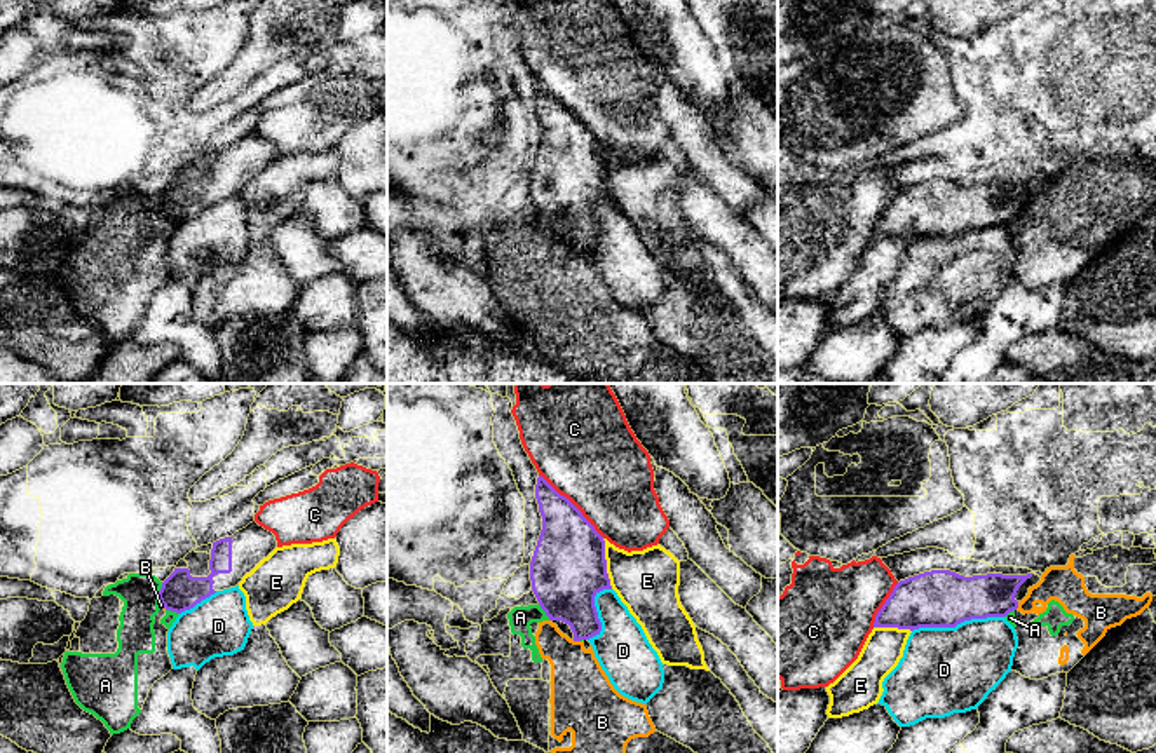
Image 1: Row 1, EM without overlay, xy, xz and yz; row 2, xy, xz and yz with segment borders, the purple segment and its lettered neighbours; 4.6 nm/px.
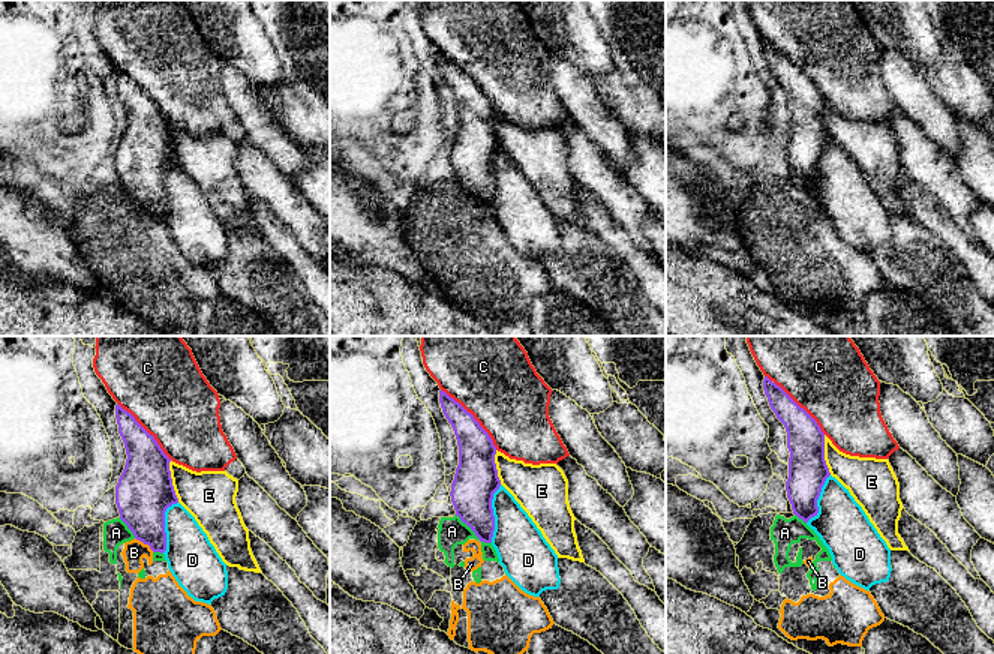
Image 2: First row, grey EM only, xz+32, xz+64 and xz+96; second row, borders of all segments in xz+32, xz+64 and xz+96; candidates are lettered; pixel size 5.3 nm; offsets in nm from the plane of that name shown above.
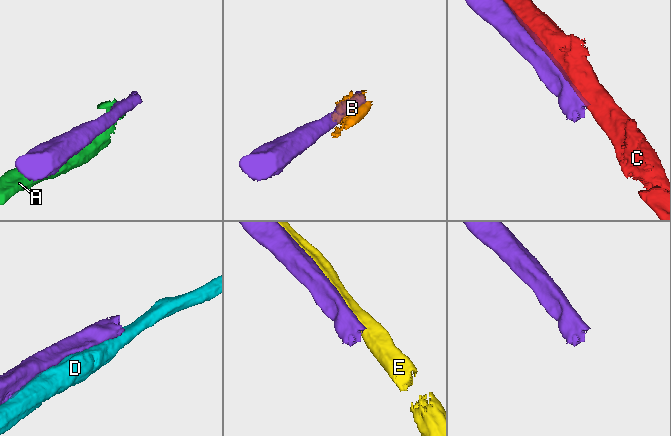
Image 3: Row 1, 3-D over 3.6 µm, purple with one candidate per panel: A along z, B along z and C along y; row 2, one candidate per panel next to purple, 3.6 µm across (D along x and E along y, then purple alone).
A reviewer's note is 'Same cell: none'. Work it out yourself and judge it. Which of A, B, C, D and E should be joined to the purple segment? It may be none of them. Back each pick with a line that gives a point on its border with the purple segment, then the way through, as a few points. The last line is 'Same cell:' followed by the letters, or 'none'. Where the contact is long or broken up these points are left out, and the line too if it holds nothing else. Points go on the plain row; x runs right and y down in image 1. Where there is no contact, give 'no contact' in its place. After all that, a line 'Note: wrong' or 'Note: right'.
Same cell: none
Note: right

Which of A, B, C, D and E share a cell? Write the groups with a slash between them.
A B / C / D / E

